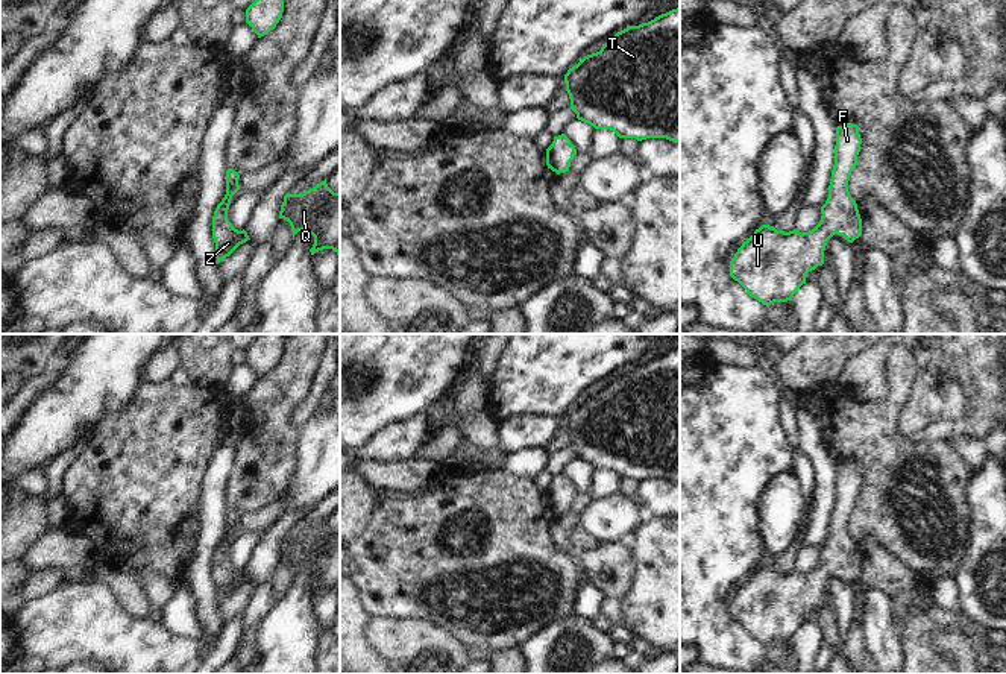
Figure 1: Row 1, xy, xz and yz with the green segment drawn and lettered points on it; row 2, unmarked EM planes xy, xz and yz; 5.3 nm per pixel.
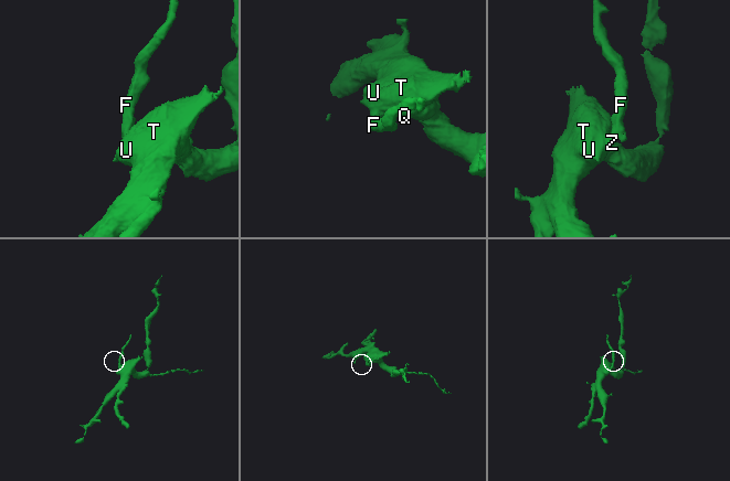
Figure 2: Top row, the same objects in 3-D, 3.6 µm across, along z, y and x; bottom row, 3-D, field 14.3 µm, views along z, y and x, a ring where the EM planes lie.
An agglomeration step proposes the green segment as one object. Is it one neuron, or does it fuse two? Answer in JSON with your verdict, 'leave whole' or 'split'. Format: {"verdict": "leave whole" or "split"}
{"verdict": "leave whole"}

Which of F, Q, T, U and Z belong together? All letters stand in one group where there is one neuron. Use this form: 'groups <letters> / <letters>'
groups F Q T U Z

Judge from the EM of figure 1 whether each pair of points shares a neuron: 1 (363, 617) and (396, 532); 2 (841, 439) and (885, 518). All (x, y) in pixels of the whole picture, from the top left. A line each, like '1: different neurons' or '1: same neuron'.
1: different neurons
2: same neuron

